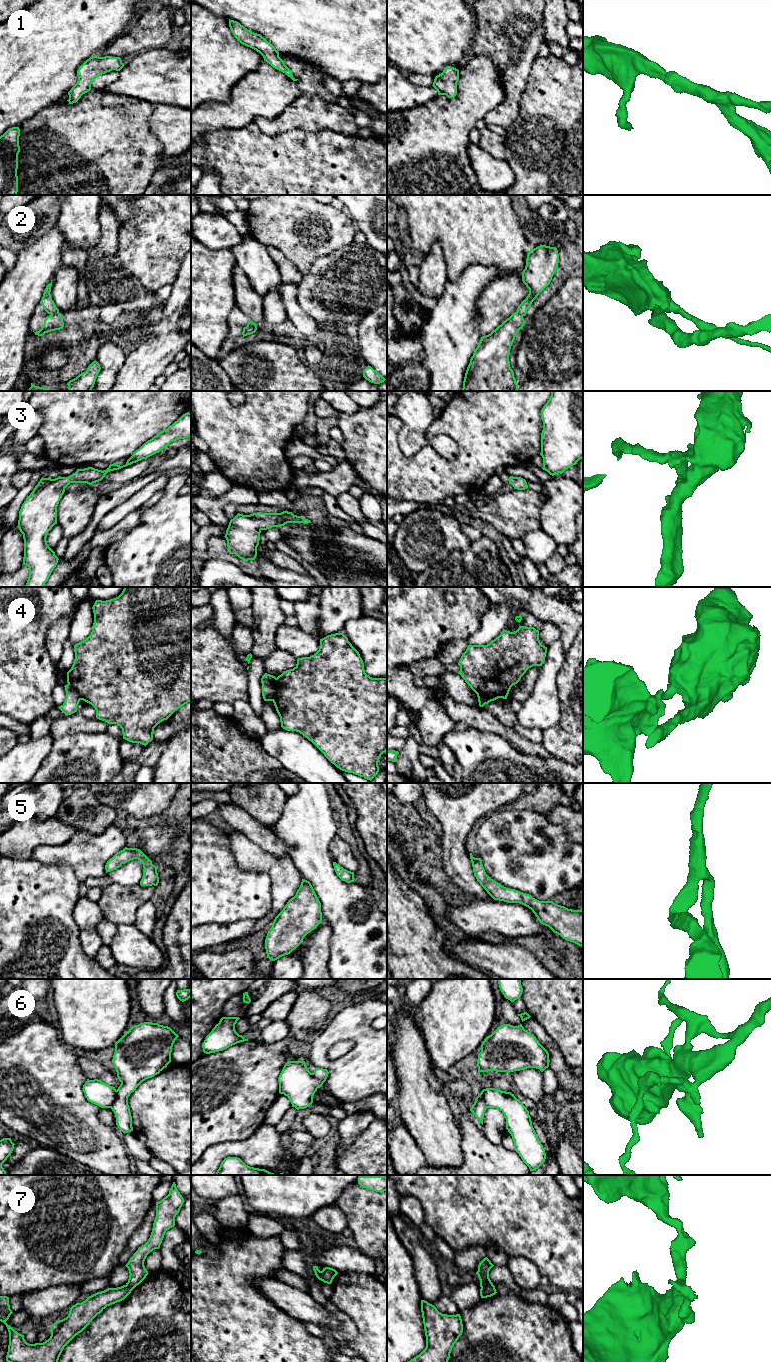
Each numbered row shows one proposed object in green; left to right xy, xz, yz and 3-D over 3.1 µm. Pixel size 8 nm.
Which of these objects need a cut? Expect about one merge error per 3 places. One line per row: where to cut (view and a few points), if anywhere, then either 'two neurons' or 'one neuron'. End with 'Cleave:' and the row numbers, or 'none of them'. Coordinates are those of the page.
1: no cut | one neuron
2: no cut | one neuron
3: no cut | one neuron
4: xz (276, 678), (274, 698), (272, 700) | two neurons
5: no cut | one neuron
6: xy (116, 1090), (116, 1101), (110, 1107) | two neurons
7: no cut | one neuron
Cleave: 4, 6

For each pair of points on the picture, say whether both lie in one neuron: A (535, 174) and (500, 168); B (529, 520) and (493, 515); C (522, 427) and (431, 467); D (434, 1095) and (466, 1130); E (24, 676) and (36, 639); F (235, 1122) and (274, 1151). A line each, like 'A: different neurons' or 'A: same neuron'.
A: different neurons
B: same neuron
C: same neuron
D: different neurons
E: same neuron
F: different neurons

